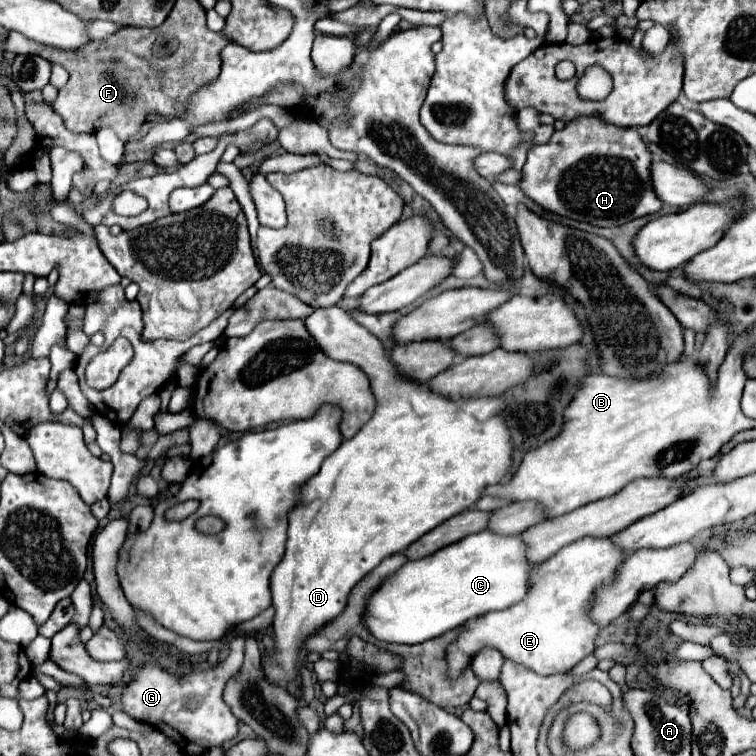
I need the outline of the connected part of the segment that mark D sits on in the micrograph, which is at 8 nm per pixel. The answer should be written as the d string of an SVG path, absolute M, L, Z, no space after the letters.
M334 305L334 307L326 307L326 309L316 309L308 319L306 319L306 327L310 331L310 335L318 341L318 345L322 347L322 351L326 351L326 355L330 355L332 359L336 361L348 361L348 363L354 363L358 367L362 367L362 371L370 377L370 383L372 383L372 391L376 395L376 389L378 389L378 397L376 397L376 411L374 411L374 417L348 441L342 441L342 445L324 459L322 463L322 469L318 471L318 475L314 475L304 487L302 487L302 505L296 505L294 511L290 511L290 527L288 527L288 541L286 541L286 553L282 557L282 561L278 563L278 567L274 569L272 573L272 599L274 599L274 609L276 609L276 615L274 615L274 623L276 623L276 631L274 631L274 651L268 653L266 651L266 657L262 661L262 673L266 677L266 681L270 683L290 683L296 679L298 675L298 655L304 647L304 641L314 635L314 631L320 631L326 623L330 623L330 619L336 619L344 609L346 609L346 603L348 603L348 595L350 591L354 589L354 585L364 577L368 575L374 567L380 565L382 559L394 555L394 553L400 553L404 551L406 547L410 547L410 543L414 543L416 539L420 539L424 533L432 531L434 527L438 527L440 523L444 523L446 519L470 509L482 495L482 491L488 487L488 485L496 485L502 481L502 477L508 473L508 469L512 467L512 451L514 451L514 443L510 439L510 429L506 425L506 419L504 419L504 409L506 409L506 401L502 397L478 397L478 399L450 399L446 395L440 395L436 391L432 391L430 387L426 387L424 383L418 383L418 381L412 381L408 377L404 377L404 373L400 373L400 369L392 363L392 359L386 355L386 349L382 345L382 341L372 335L370 331L366 331L366 327L362 327L360 323L356 323L352 319L352 315L348 311L344 311L342 307Z

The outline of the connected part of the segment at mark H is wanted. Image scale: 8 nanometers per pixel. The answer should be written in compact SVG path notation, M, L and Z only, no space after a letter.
M578 117L570 121L562 131L554 131L548 143L530 147L526 165L522 169L520 187L530 199L534 199L538 205L552 213L576 221L586 221L598 227L616 227L624 225L630 219L660 211L662 201L658 201L658 197L654 195L650 183L650 165L652 153L648 151L636 129L616 127L602 117Z

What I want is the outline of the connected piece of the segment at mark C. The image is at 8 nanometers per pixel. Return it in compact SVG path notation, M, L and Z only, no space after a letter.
M484 529L436 551L434 555L406 563L368 599L364 625L380 641L406 645L424 643L426 639L440 637L474 617L500 611L522 601L530 589L530 573L534 567L536 565L526 559L526 543L520 535L494 535L494 531Z

